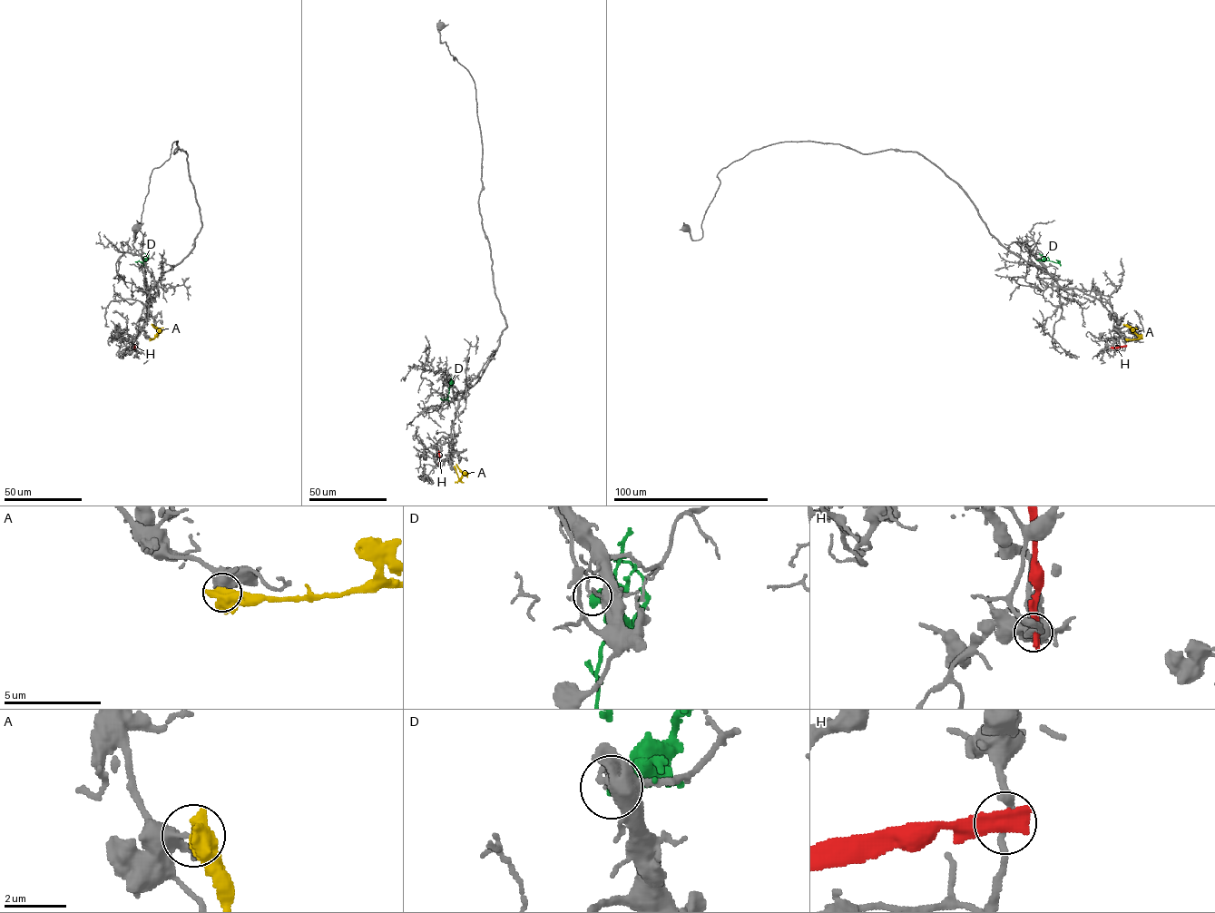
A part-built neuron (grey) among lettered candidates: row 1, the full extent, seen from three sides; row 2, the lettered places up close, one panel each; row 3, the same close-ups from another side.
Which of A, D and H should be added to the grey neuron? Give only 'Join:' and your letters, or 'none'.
Join: none

